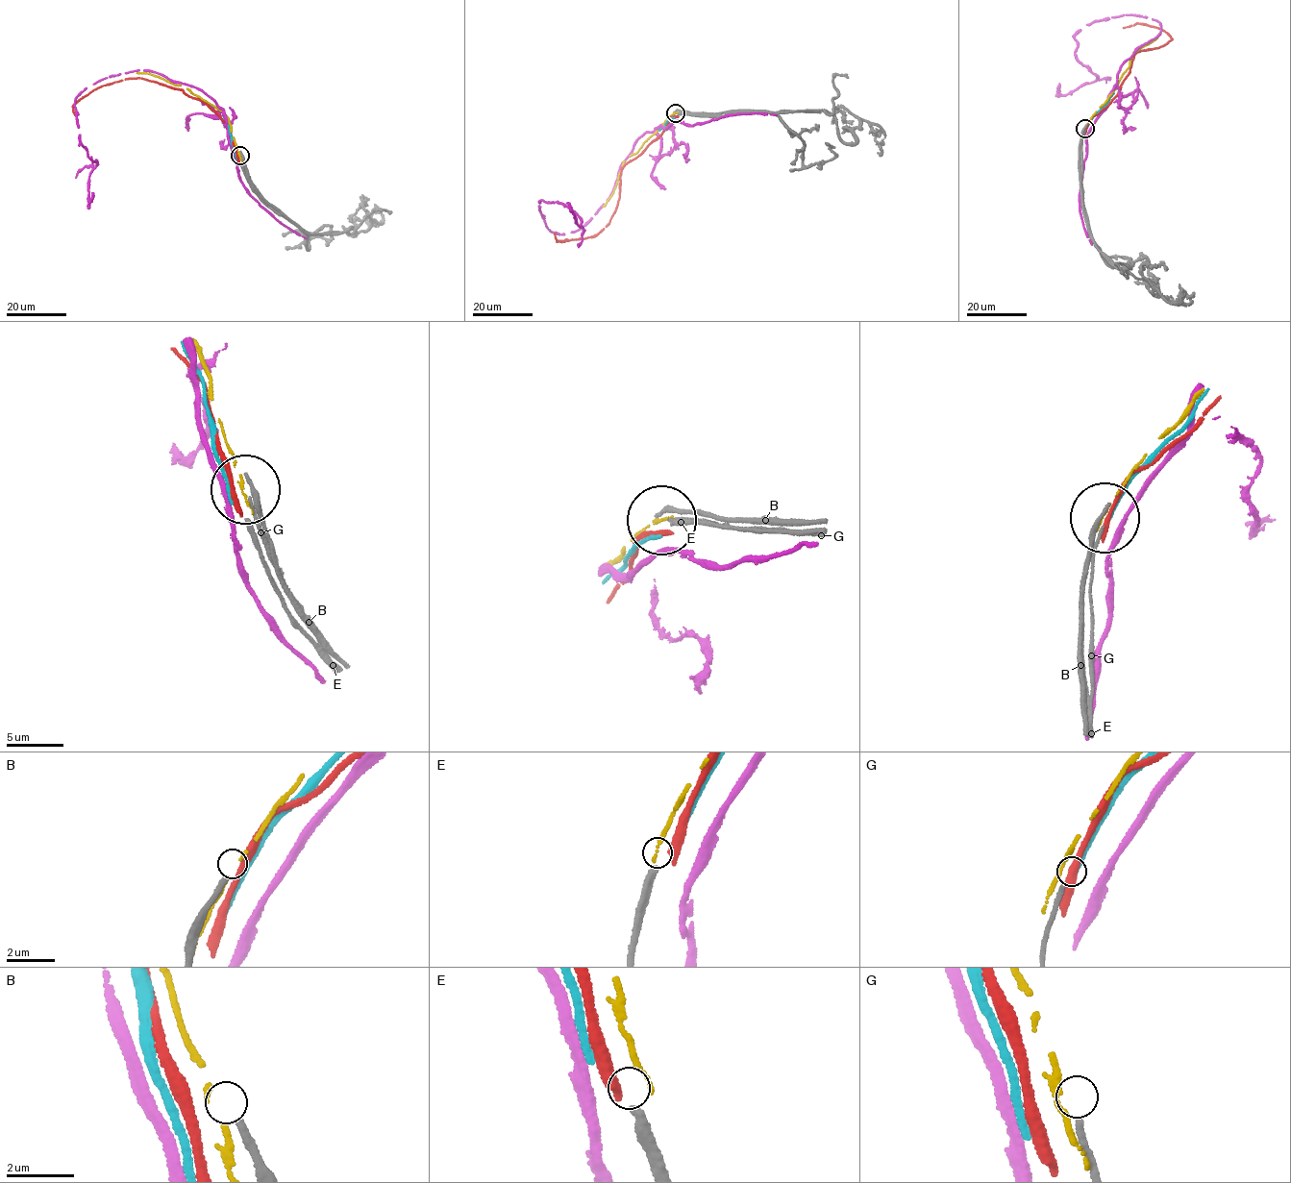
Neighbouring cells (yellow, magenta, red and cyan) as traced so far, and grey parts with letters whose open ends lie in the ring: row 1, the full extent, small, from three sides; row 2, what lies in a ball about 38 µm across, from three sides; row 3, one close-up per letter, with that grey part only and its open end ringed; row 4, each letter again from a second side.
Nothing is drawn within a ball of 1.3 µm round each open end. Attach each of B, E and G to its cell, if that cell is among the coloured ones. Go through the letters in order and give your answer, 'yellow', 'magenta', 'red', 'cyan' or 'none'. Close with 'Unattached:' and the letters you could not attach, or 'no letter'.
B: none
E: none
G: none
Unattached: B, E, G

